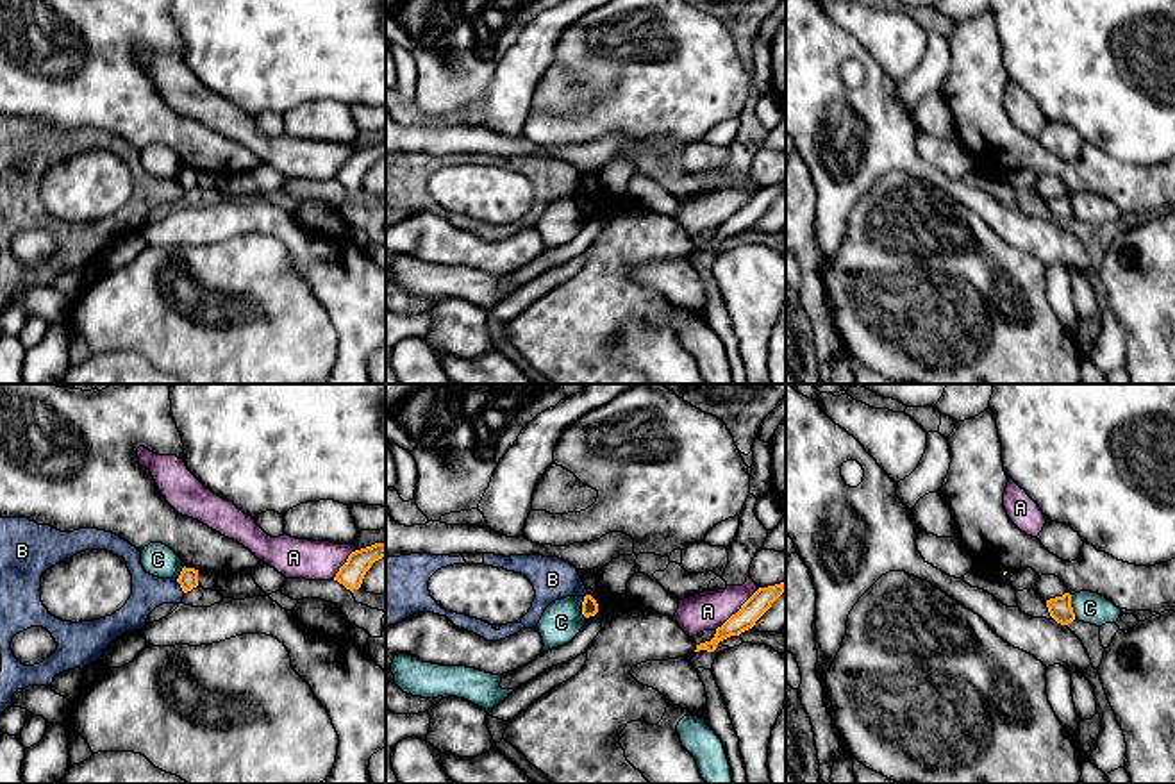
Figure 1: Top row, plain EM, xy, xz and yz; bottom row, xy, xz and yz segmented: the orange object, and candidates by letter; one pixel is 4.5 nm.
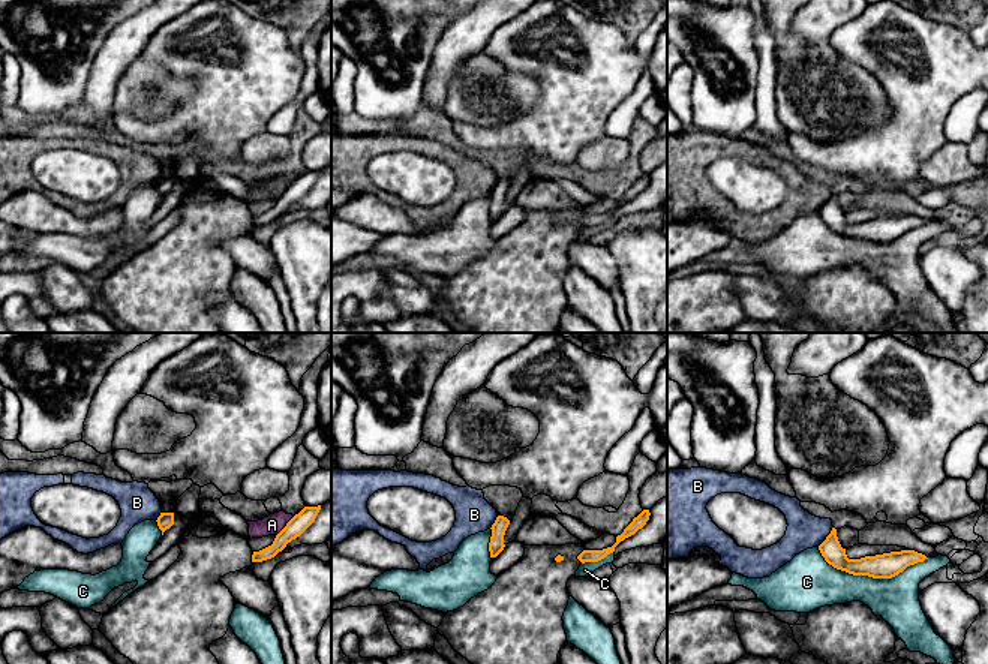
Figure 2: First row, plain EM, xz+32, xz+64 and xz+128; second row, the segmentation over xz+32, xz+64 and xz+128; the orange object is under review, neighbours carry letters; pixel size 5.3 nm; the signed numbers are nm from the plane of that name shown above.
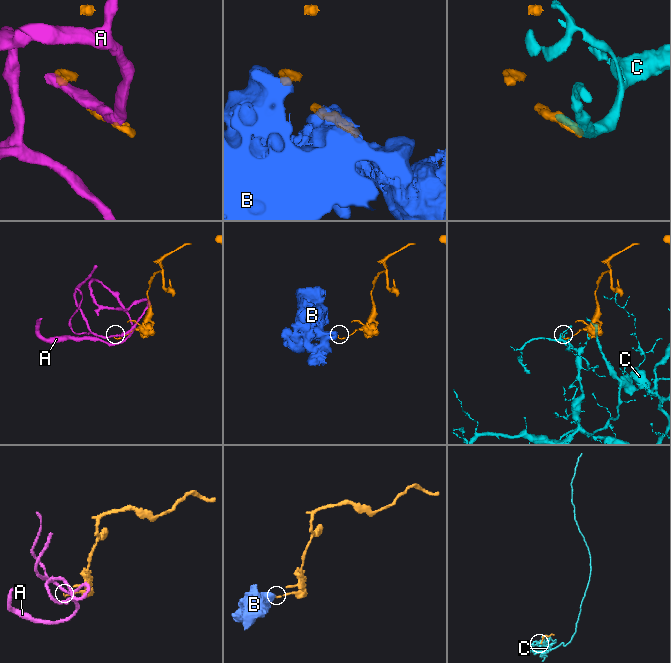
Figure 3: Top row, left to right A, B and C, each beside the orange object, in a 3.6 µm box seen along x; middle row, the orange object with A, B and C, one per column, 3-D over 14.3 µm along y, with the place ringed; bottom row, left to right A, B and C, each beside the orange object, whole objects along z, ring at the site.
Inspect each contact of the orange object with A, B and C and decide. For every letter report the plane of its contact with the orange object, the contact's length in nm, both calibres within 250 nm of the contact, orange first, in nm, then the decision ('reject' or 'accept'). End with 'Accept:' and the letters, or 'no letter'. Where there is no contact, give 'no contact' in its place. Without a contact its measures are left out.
A: meets orange in xz; contact 280 nm long; 100 nm thick on the orange side, 170 nm on the other; reject
B: meets orange in xy; contact 80 nm long; 90 nm thick on the orange side, 150 nm on the other; reject
C: meets orange in yz; contact 110 nm long; 110 nm thick on the orange side, 140 nm on the other; reject
Accept: no letter

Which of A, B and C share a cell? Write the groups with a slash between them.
A / B / C

